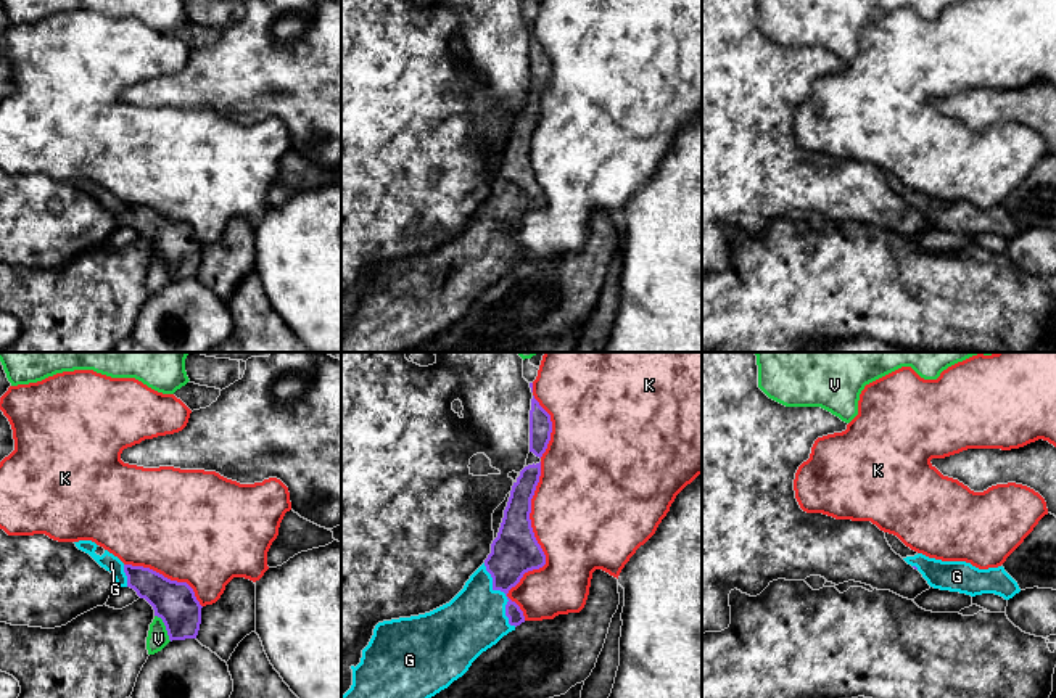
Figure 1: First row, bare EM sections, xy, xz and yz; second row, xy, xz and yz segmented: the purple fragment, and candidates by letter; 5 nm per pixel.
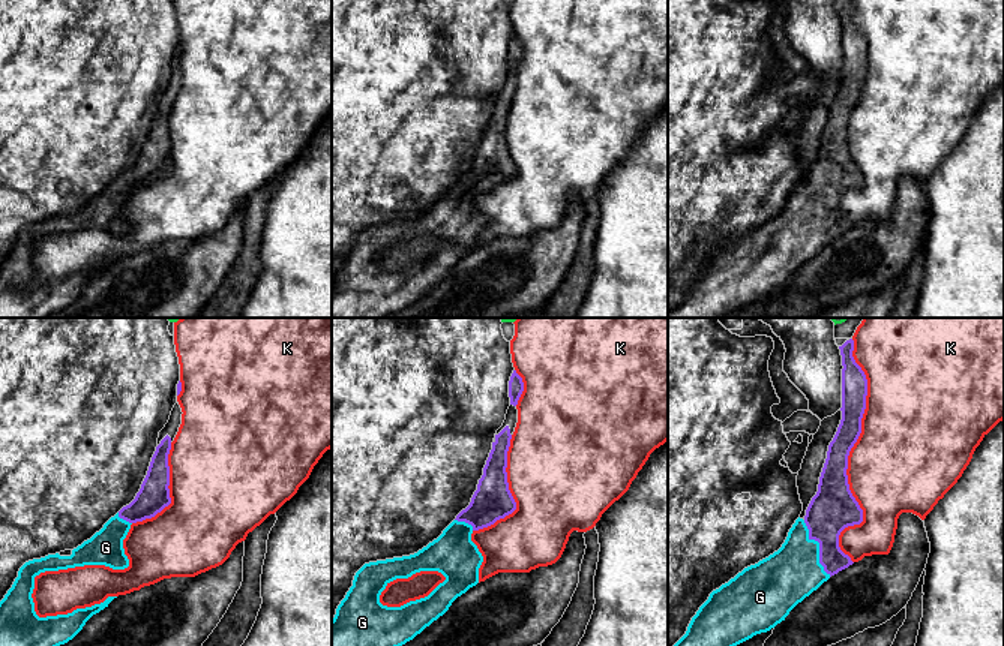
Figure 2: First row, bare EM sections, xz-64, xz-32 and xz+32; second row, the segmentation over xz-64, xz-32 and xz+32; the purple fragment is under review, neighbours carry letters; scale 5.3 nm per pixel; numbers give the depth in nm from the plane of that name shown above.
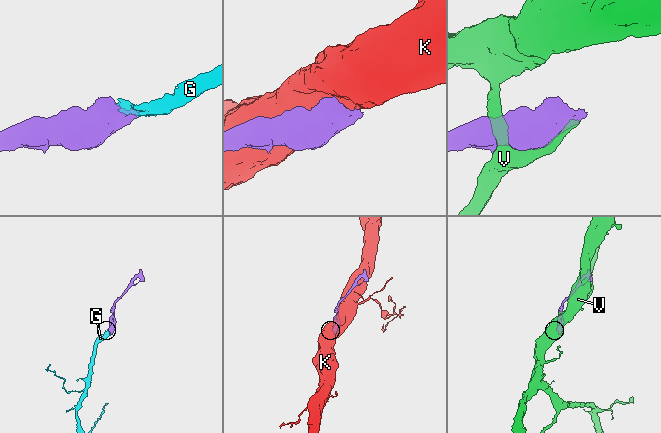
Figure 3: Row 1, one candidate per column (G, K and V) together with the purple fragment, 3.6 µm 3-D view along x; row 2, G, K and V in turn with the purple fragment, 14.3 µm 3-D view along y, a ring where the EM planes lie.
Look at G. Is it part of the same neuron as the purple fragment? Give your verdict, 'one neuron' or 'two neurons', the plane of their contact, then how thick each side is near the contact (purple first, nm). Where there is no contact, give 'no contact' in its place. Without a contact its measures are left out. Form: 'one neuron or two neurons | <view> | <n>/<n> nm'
one neuron | xz | 240/300 nm

